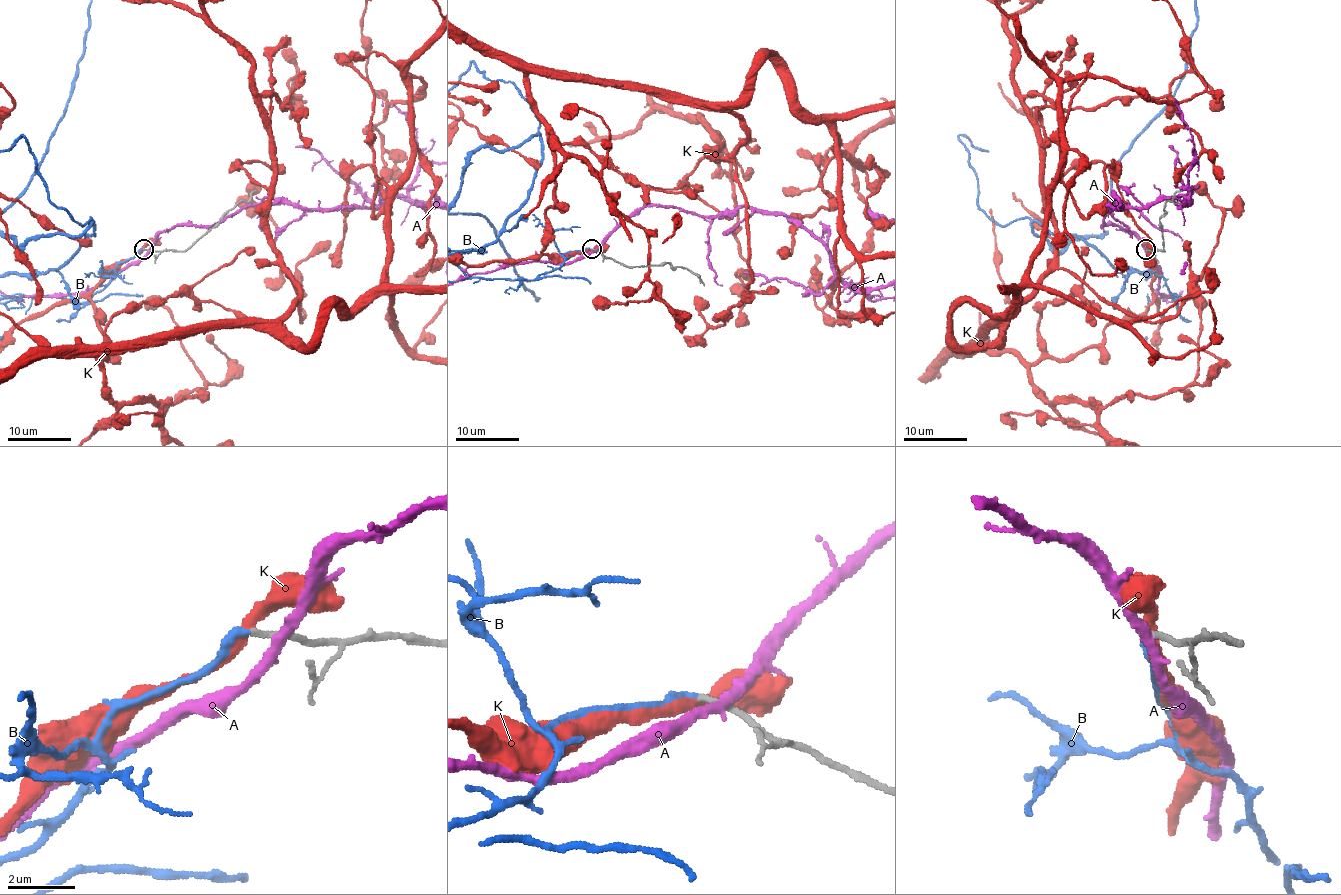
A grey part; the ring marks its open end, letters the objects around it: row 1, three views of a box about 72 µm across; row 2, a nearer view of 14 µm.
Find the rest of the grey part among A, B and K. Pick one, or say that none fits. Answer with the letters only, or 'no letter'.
B

